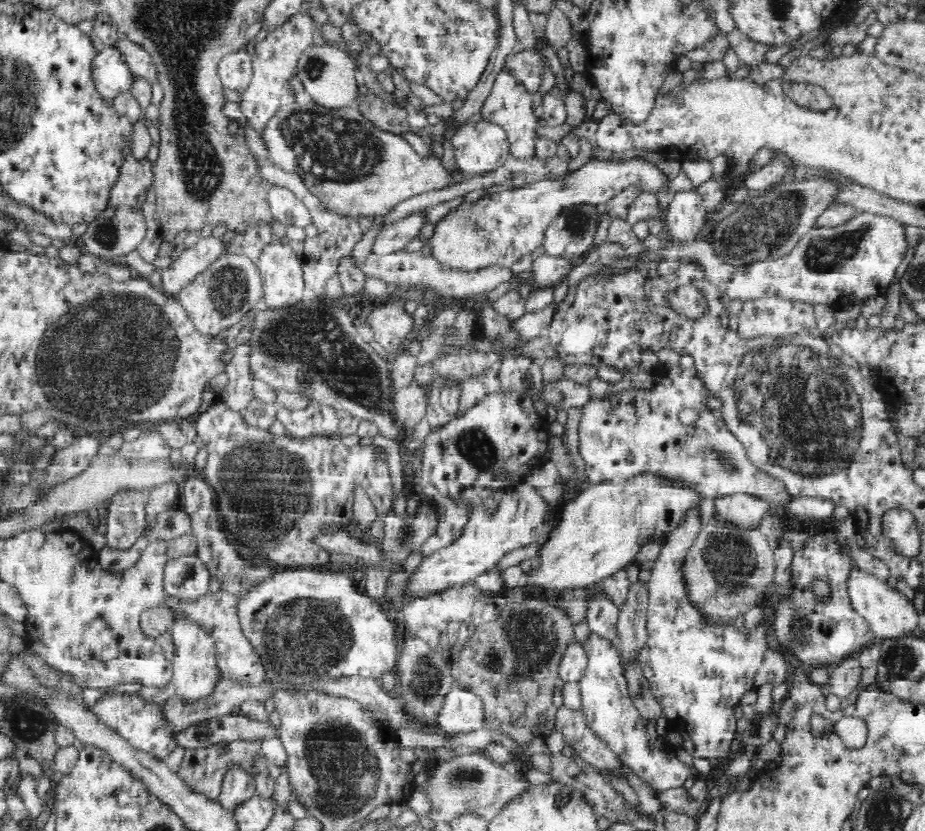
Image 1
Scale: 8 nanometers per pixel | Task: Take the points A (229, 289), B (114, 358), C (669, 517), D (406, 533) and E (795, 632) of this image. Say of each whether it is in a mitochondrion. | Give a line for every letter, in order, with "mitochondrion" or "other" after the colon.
A: mitochondrion
B: mitochondrion
C: other
D: mitochondrion
E: mitochondrion

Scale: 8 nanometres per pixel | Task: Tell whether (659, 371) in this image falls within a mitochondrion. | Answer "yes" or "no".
no

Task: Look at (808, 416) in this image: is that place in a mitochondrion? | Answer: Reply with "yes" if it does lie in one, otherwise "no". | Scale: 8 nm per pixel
yes

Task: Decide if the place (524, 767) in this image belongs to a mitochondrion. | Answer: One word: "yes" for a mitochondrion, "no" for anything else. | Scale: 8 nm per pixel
no

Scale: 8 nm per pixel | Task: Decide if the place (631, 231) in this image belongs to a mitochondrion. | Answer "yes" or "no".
no

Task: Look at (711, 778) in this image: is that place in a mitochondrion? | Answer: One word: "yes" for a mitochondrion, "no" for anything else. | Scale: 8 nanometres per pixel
no

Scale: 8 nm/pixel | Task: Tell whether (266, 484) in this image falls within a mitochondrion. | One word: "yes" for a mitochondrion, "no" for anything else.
yes

